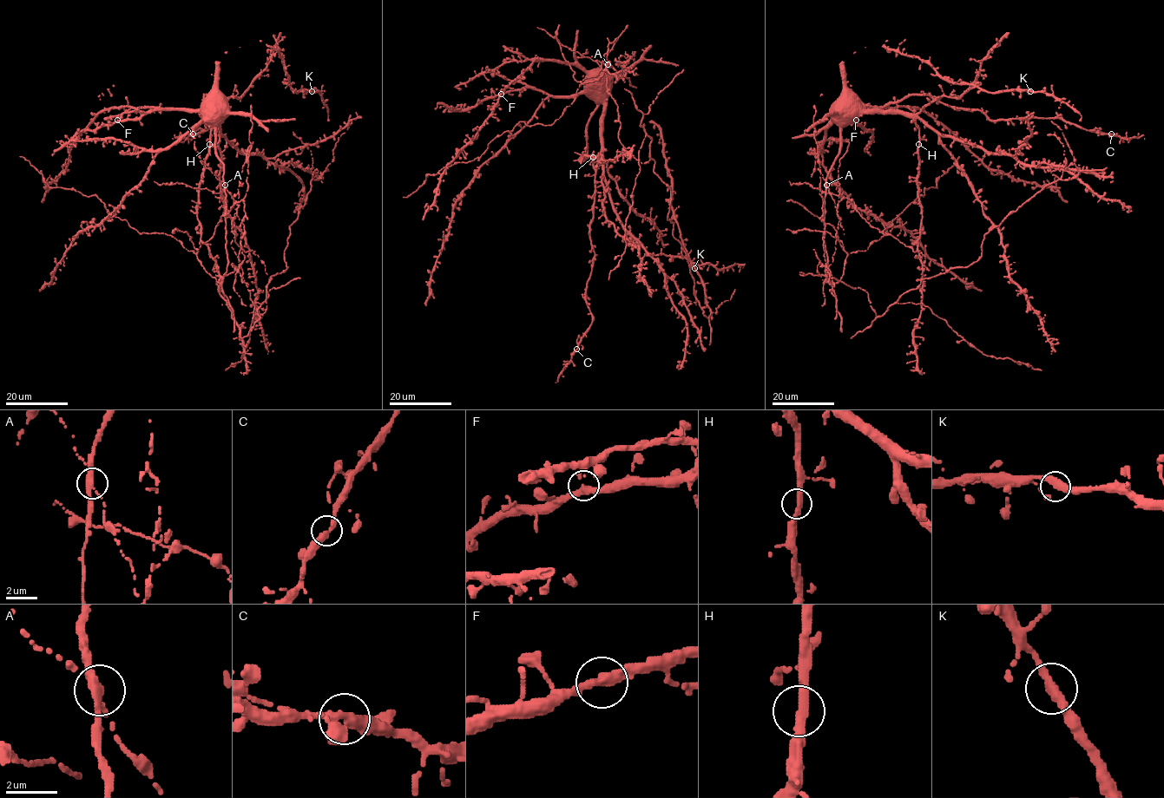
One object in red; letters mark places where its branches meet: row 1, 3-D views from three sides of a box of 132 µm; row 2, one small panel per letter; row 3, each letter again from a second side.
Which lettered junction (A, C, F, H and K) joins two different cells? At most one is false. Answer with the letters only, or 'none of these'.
A

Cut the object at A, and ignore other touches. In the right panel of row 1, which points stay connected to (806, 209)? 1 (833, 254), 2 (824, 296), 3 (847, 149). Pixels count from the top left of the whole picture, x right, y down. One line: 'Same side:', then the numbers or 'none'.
Same side: none

